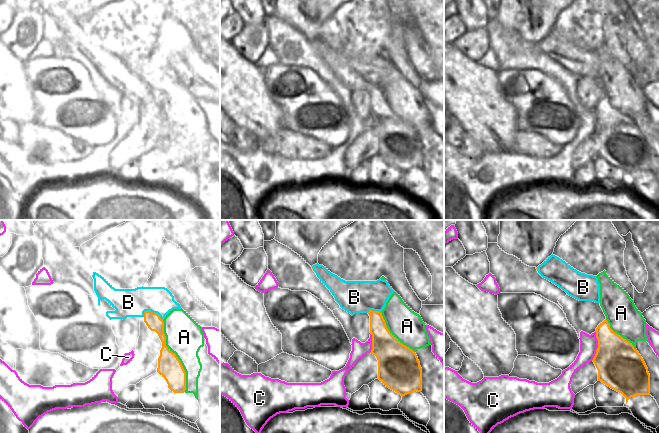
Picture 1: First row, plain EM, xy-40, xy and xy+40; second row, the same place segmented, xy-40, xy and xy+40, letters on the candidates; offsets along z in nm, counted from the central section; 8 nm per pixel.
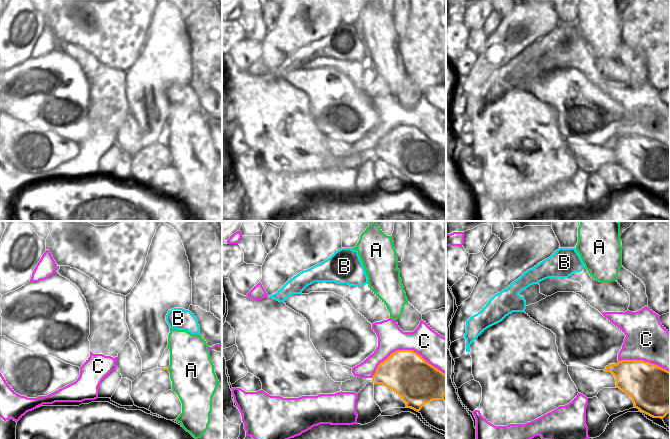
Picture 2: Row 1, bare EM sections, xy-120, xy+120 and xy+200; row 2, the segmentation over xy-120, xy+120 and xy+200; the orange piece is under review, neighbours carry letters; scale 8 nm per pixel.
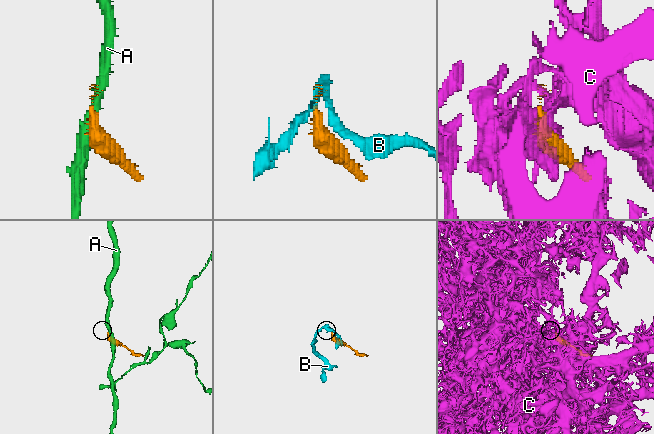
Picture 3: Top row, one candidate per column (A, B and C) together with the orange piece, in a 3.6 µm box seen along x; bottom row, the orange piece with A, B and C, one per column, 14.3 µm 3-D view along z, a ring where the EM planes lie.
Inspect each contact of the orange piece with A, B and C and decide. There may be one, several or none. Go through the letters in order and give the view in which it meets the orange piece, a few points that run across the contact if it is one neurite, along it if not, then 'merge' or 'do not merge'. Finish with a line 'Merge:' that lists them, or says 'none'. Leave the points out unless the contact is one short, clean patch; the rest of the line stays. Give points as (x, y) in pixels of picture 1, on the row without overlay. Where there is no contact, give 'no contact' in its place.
A: xy-40 | do not merge
B: xy-40 | do not merge
C: xy+40 | do not merge
Merge: none

